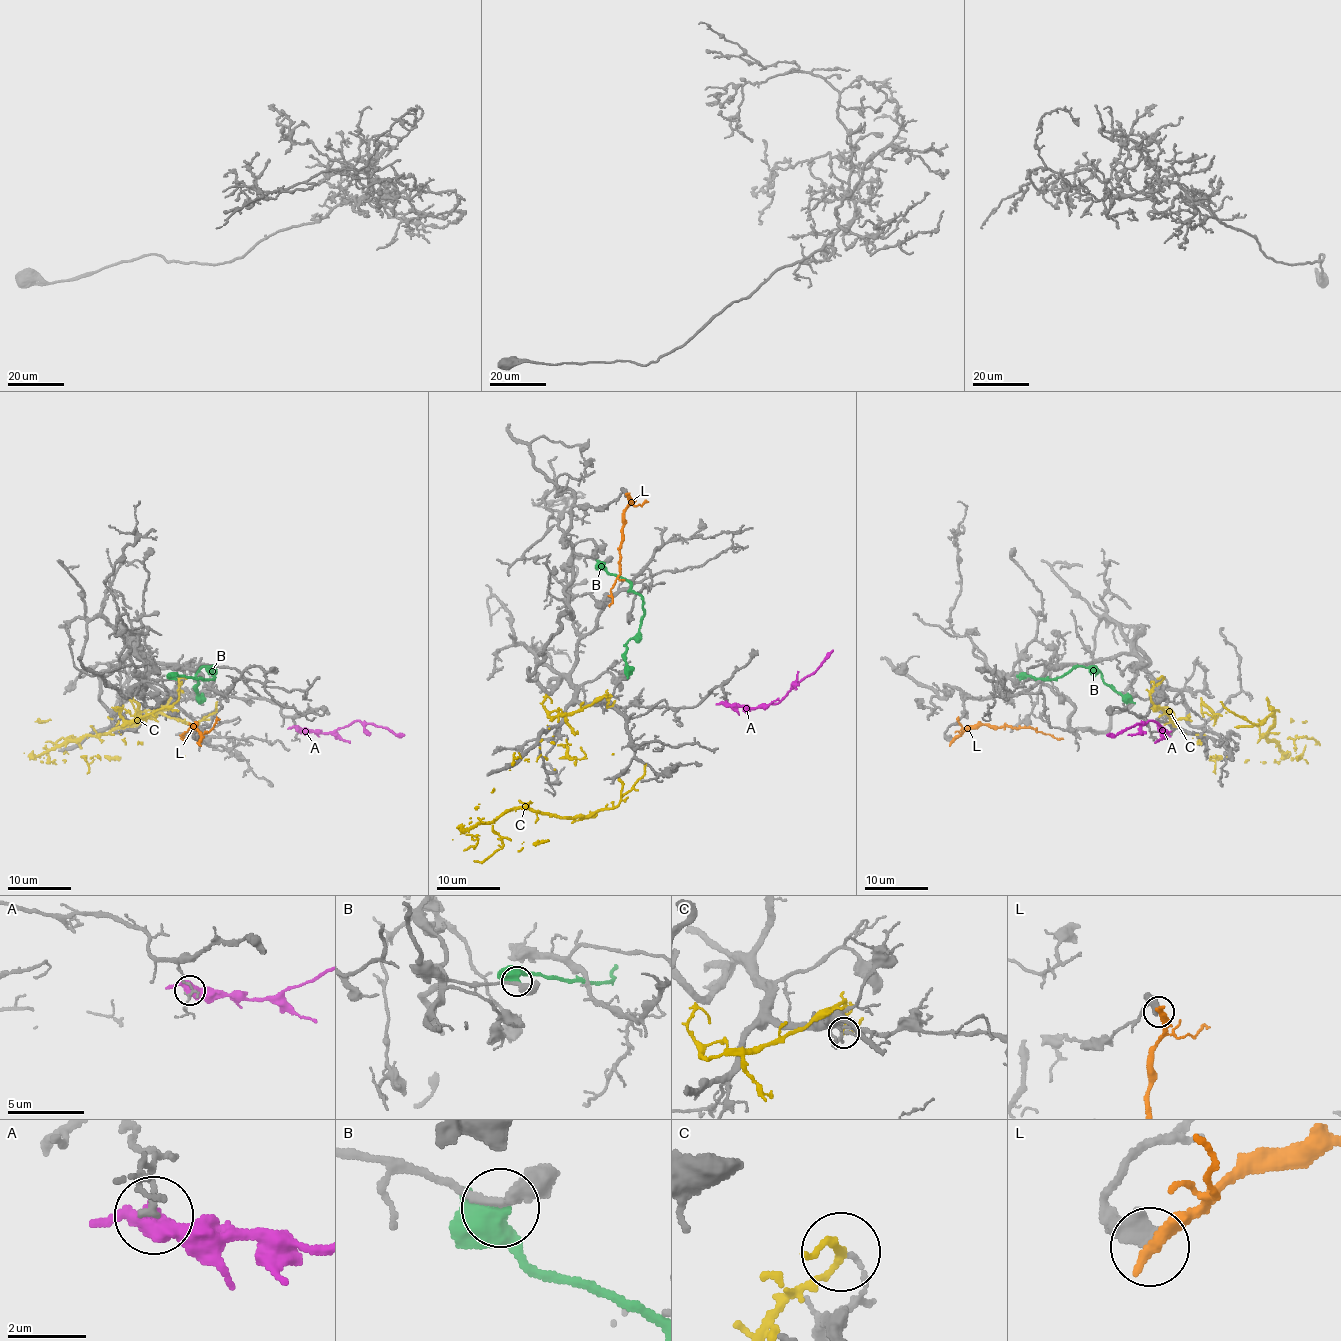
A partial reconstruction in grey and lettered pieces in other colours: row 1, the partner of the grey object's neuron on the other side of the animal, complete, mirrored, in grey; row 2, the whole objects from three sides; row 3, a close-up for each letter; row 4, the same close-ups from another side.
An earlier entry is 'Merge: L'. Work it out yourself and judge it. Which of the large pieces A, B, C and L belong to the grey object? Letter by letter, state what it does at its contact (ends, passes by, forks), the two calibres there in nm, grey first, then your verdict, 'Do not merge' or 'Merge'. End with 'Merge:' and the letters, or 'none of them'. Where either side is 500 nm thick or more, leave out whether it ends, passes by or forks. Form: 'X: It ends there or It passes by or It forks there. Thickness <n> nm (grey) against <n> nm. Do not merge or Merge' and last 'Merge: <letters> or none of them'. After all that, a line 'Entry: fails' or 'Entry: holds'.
A: Thickness 140 nm (grey) against 500 nm. Do not merge
B: It forks there. Thickness 300 nm (grey) against 380 nm. Do not merge
C: It passes by. Thickness 110 nm (grey) against 150 nm. Do not merge
L: Thickness 500 nm (grey) against 420 nm. Do not merge
Merge: none of them
Entry: fails

